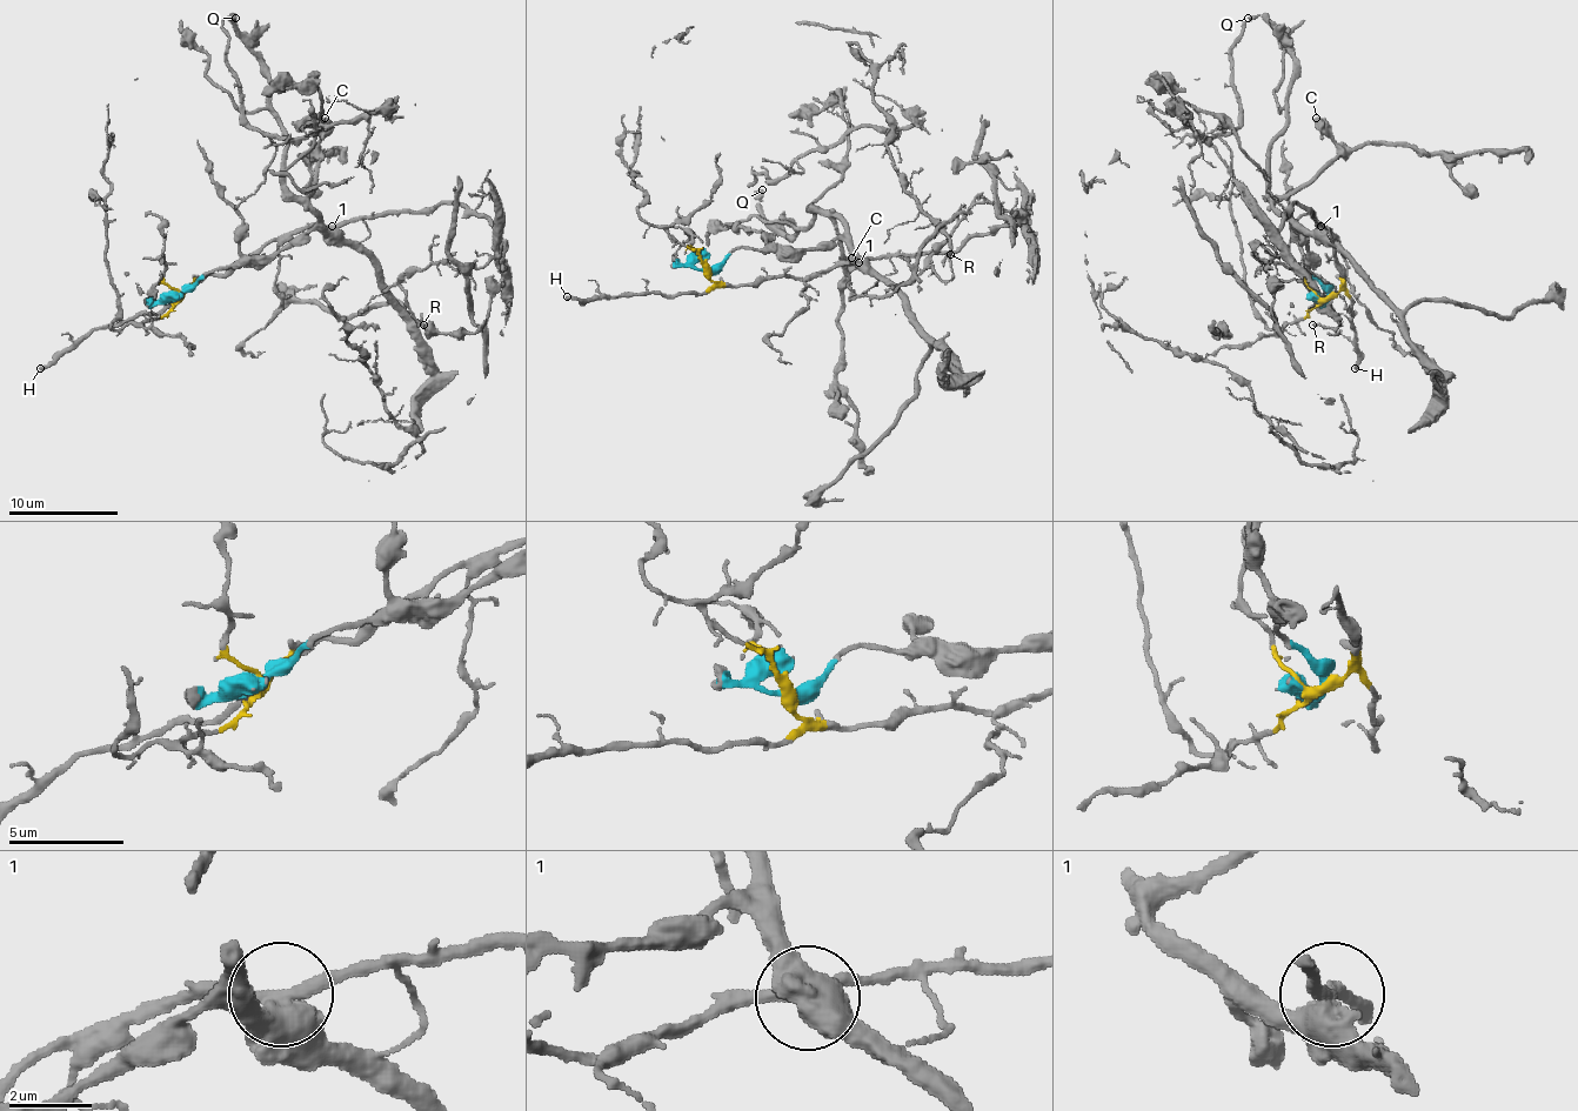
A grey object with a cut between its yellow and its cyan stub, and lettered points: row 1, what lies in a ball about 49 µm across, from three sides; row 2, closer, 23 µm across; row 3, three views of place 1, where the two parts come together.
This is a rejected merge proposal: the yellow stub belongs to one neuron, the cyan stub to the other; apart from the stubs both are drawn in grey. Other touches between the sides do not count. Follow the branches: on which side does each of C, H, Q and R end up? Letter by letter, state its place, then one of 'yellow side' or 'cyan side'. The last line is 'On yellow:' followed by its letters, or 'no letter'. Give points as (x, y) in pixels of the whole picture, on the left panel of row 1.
C: place (325, 118); cyan side
H: place (40, 368); yellow side
Q: place (235, 18); cyan side
R: place (423, 325); yellow side
On yellow: H, R

